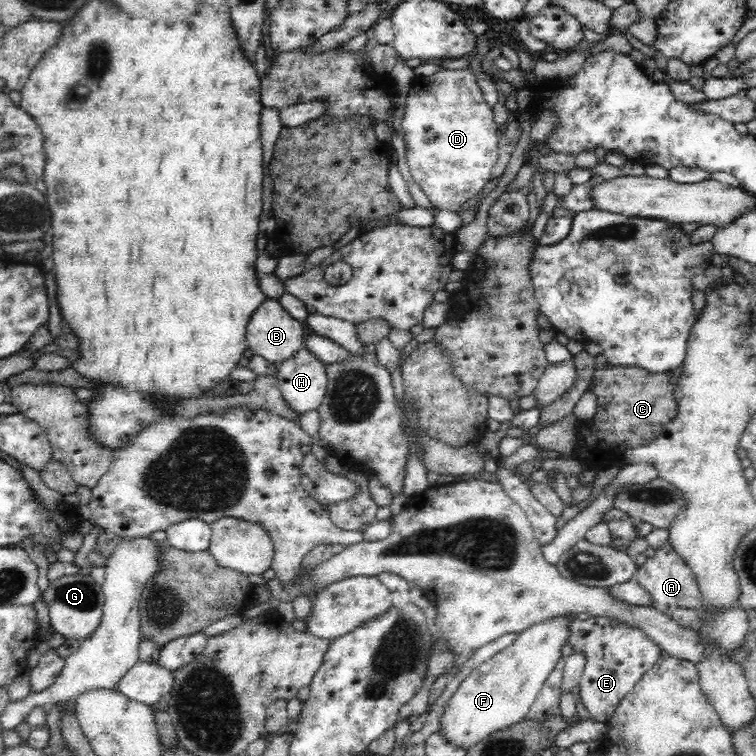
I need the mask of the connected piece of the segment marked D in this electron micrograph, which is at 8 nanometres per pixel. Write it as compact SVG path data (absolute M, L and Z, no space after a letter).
M440 69L428 77L417 77L408 92L408 106L406 116L401 120L401 130L406 144L406 163L431 205L458 213L462 204L482 191L492 178L499 151L498 132L492 109L484 101L471 69Z

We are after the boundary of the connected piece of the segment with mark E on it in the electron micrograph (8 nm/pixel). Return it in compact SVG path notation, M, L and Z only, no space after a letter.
M570 614L568 640L574 653L582 653L586 664L578 684L578 699L590 719L606 722L618 708L620 700L628 695L646 672L664 655L660 646L646 634L612 617L589 616L578 620Z

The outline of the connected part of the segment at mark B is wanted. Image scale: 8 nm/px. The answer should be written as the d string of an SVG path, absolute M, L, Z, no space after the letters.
M277 299L264 300L253 312L247 326L247 348L254 350L255 354L261 356L271 363L281 364L284 360L292 358L296 352L304 347L305 338L309 331L306 325L288 314Z

